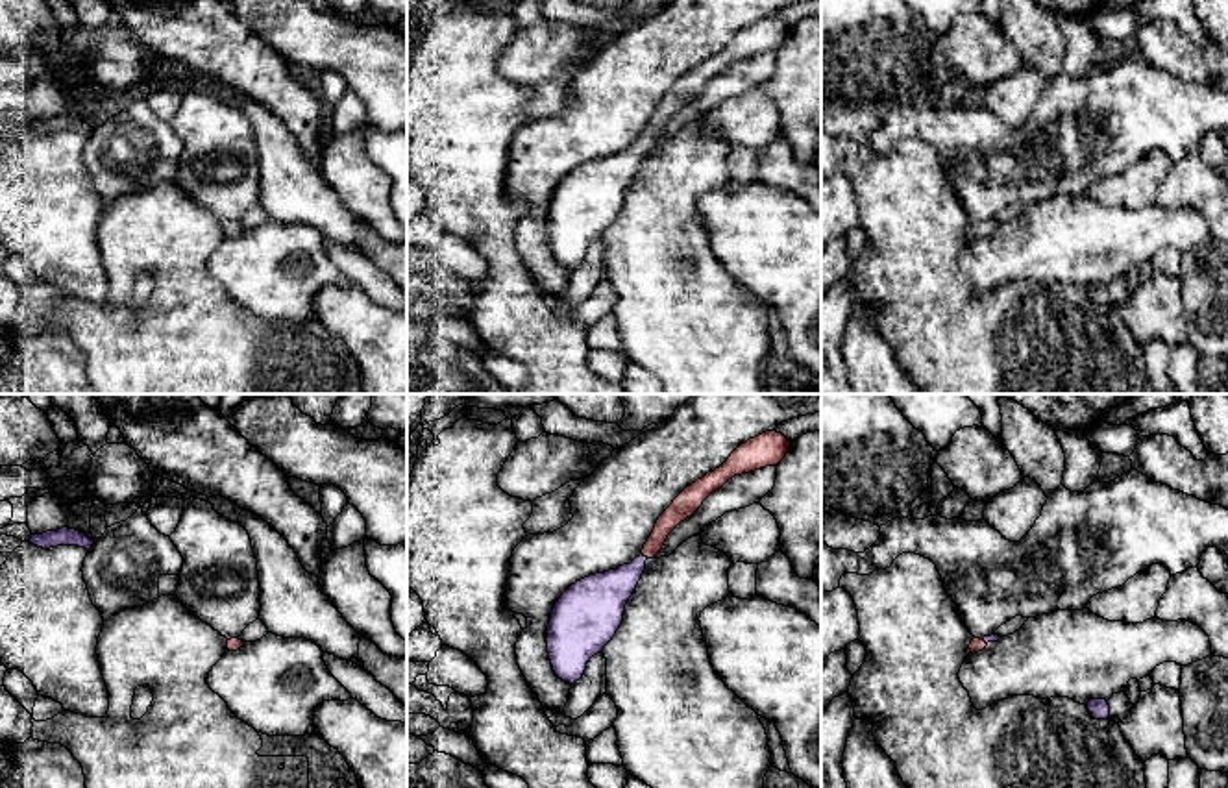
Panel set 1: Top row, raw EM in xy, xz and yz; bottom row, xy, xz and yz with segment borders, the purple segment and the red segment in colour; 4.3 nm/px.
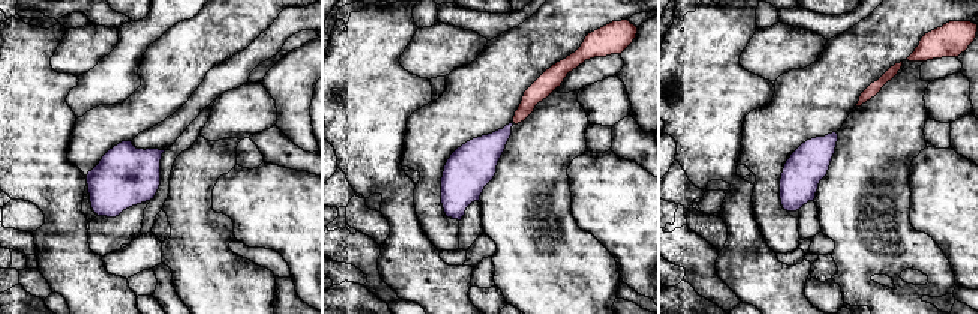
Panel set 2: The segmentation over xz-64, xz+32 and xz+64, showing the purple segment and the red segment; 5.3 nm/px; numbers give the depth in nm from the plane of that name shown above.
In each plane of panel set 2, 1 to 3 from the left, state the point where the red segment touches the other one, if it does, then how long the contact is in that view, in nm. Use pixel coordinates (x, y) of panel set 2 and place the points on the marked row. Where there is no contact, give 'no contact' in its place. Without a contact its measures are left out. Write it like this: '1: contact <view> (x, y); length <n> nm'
1: no contact
2: no contact
3: no contact

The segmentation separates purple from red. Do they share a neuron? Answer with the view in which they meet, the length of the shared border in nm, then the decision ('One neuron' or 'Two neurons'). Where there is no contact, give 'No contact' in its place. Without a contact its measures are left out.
Touches purple in xz. Shared border 40 nm. One neuron

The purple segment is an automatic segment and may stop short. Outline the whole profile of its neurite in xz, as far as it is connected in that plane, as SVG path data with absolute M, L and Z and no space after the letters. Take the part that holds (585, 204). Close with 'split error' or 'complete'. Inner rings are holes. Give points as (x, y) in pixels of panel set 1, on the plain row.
M766 17L738 31L714 57L686 72L658 102L655 115L644 129L642 141L605 159L584 163L571 170L555 189L547 211L547 239L559 265L573 270L586 255L588 246L603 239L623 207L645 146L664 131L668 120L690 104L703 87L734 61L766 52L777 52L790 35L790 26L777 17Z | split error

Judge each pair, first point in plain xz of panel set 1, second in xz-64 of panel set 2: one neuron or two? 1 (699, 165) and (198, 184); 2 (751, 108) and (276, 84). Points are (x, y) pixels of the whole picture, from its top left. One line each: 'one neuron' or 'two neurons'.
1: one neuron
2: two neurons

